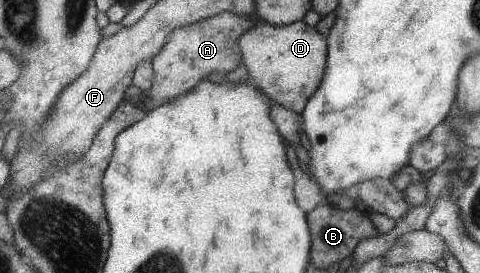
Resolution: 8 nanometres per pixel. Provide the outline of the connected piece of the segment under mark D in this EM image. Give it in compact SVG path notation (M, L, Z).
M256 19L256 25L240 37L238 47L249 81L275 104L300 114L323 76L323 64L327 64L325 38L315 32L315 27L303 21L277 26Z

